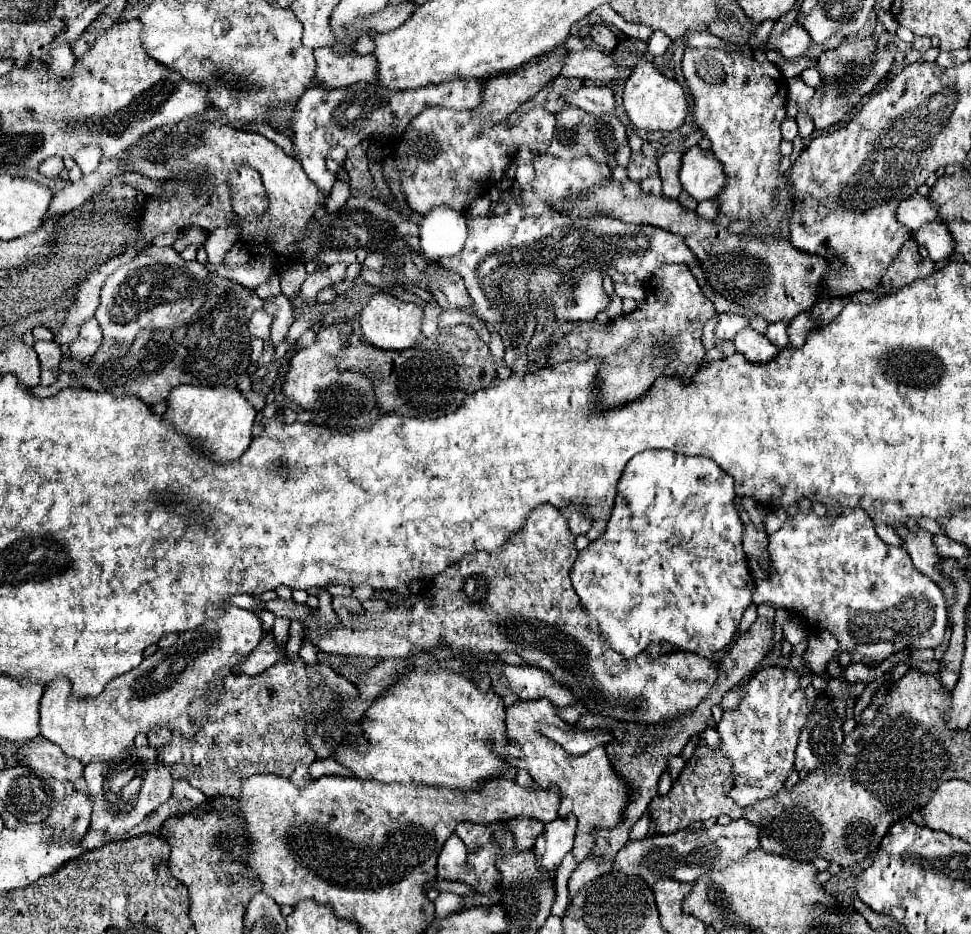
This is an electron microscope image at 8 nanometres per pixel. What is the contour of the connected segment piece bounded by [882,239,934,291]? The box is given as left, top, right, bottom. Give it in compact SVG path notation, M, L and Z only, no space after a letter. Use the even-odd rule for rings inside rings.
M908 239L896 259L890 263L882 277L882 289L892 289L896 291L902 285L912 283L912 279L922 279L934 273L934 263L930 259L920 257L918 245L914 239Z

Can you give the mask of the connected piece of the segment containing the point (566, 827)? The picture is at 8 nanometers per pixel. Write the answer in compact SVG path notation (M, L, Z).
M558 817L544 825L544 831L536 837L538 865L546 871L556 871L562 857L572 849L576 835L576 817Z

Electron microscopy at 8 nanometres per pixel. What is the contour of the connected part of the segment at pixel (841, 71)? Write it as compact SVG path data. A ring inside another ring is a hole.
M846 39L836 49L824 51L820 55L820 59L818 59L818 71L820 71L820 75L824 79L822 79L822 85L816 89L814 99L806 107L806 111L814 119L816 129L828 129L828 127L836 125L838 121L842 121L842 117L846 117L845 114L848 112L848 109L852 109L856 103L860 103L860 99L864 95L868 95L872 89L876 89L876 85L886 77L890 65L892 65L892 53L890 51L884 51L884 53L876 55L876 39L862 39L862 41L858 41L858 39Z

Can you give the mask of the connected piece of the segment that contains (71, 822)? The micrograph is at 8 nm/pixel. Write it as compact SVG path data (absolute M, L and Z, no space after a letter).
M74 791L50 811L44 825L54 829L54 833L66 833L66 837L84 837L90 825L90 813L90 797L86 793Z

